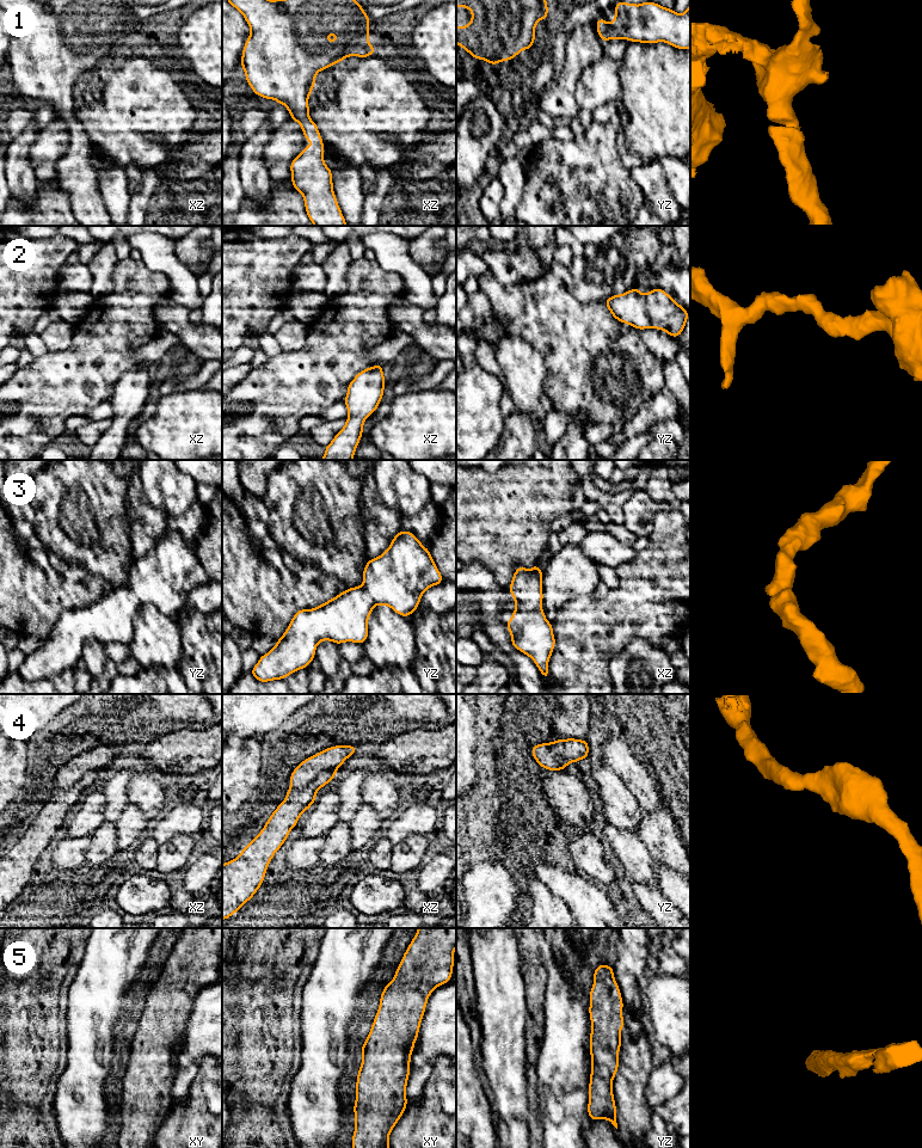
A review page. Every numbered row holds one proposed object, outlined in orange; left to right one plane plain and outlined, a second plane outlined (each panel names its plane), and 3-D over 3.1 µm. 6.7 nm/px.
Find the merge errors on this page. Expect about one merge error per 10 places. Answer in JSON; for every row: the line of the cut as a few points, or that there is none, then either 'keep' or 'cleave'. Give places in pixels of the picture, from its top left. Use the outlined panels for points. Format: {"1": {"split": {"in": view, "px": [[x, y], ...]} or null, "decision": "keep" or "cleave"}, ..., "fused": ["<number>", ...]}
{"1": {"split": null, "decision": "keep"}, "2": {"split": null, "decision": "keep"}, "3": {"split": null, "decision": "keep"}, "4": {"split": null, "decision": "keep"}, "5": {"split": null, "decision": "keep"}, "fused": []}

